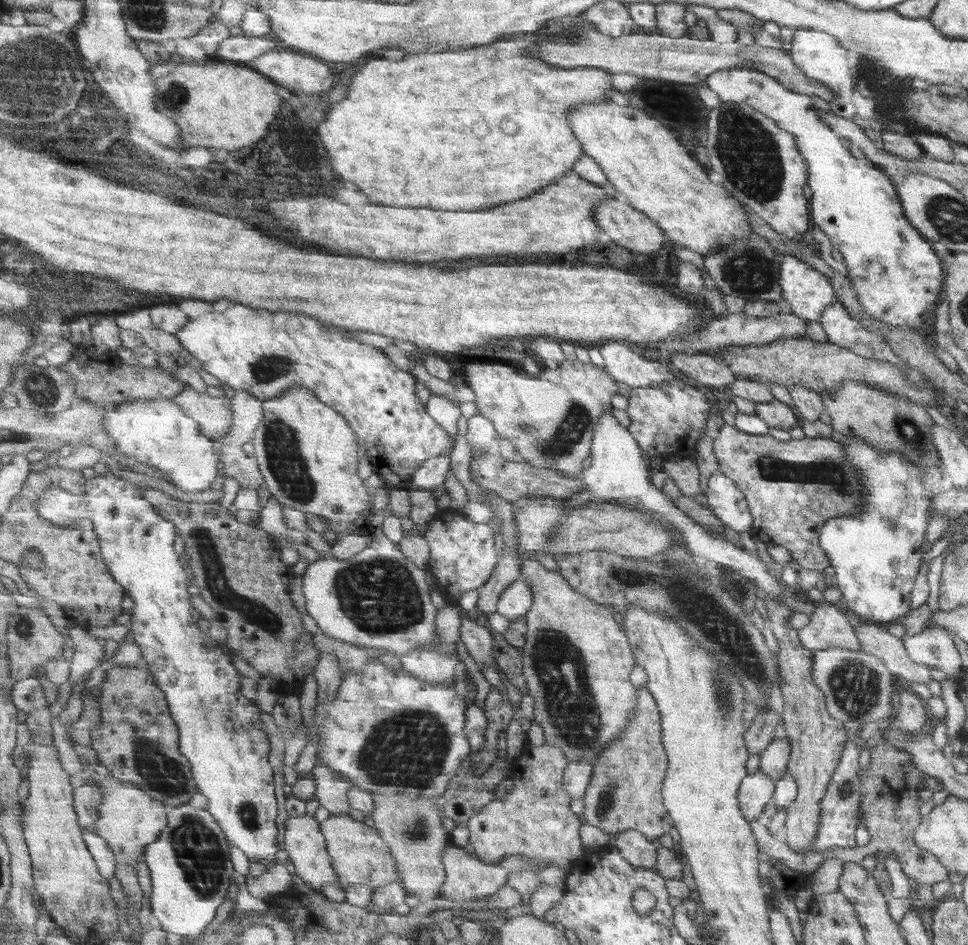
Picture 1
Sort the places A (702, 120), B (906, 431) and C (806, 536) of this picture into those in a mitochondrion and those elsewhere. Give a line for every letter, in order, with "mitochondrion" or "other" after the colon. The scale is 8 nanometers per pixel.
A: mitochondrion
B: mitochondrion
C: other

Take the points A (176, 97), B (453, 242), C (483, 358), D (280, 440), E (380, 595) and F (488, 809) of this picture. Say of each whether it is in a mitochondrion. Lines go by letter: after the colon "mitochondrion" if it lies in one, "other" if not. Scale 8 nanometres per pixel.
A: mitochondrion
B: other
C: other
D: mitochondrion
E: mitochondrion
F: other

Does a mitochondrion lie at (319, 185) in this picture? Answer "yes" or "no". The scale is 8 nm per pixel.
no

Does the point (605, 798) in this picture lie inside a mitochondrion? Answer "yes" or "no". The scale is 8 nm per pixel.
yes

